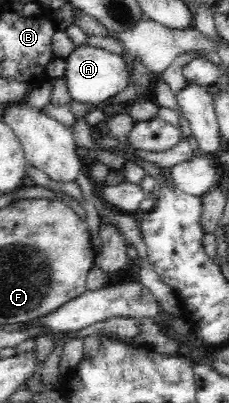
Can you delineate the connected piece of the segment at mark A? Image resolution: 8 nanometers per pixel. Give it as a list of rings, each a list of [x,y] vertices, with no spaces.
[[[83,44],[75,48],[66,57],[66,84],[71,95],[71,100],[79,103],[98,105],[112,99],[123,91],[131,80],[131,67],[125,62],[123,56],[111,53],[105,48],[97,48]]]

